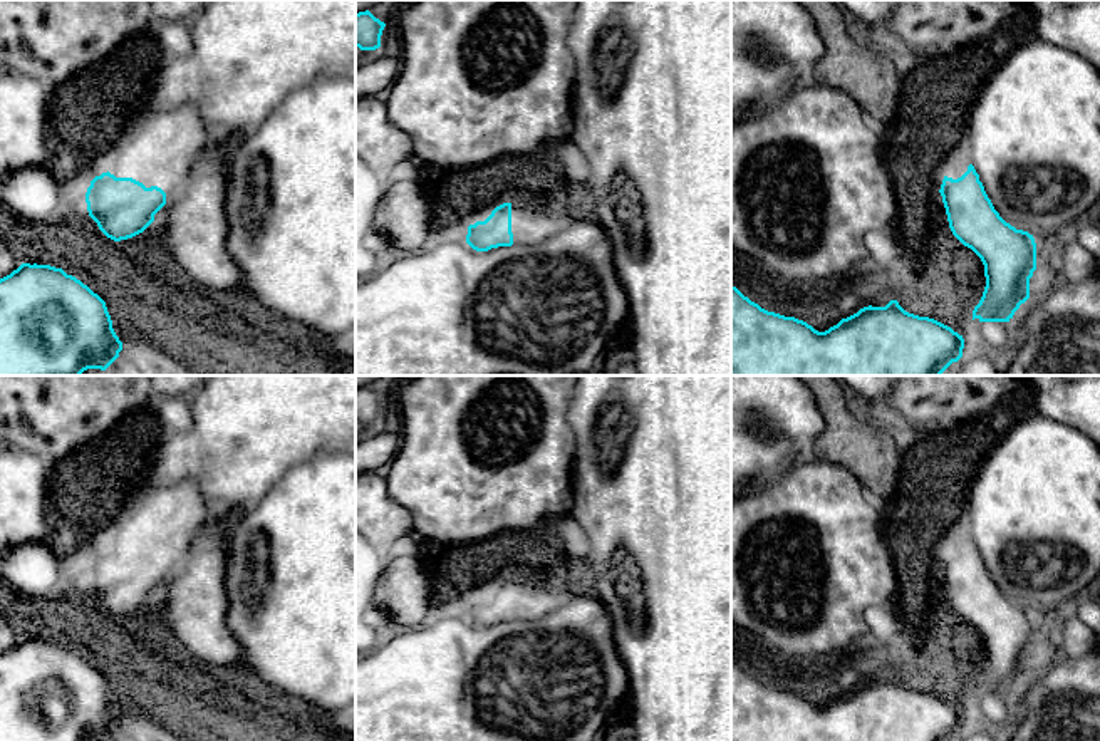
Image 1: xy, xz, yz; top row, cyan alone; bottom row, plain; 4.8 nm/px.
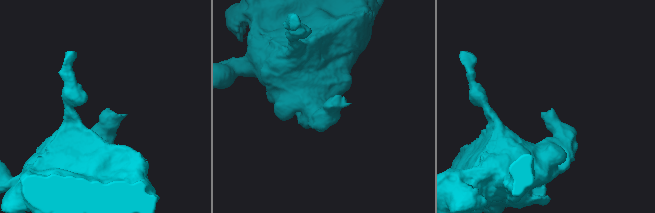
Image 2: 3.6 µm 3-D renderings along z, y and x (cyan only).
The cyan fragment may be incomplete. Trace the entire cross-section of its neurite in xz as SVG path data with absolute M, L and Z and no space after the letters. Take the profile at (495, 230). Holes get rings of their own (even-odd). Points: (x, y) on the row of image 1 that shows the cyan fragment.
M503 203L485 221L468 226L466 243L476 251L542 243L563 230L572 215L548 203Z

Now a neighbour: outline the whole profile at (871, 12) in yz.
M840 0L840 3L869 27L887 20L897 0Z

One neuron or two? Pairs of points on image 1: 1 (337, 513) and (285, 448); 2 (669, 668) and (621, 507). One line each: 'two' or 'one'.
1: two
2: one

